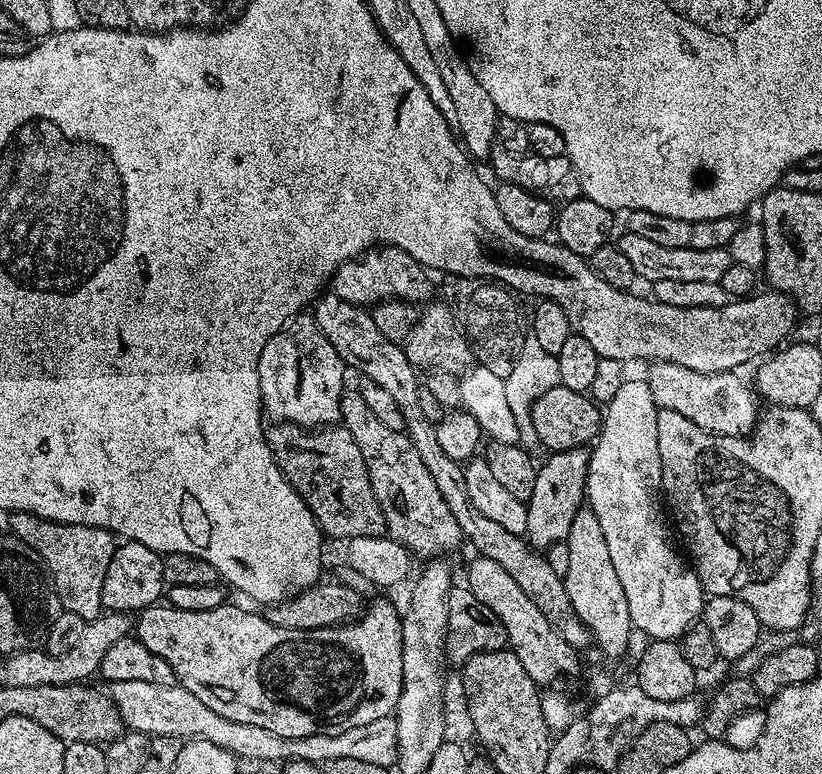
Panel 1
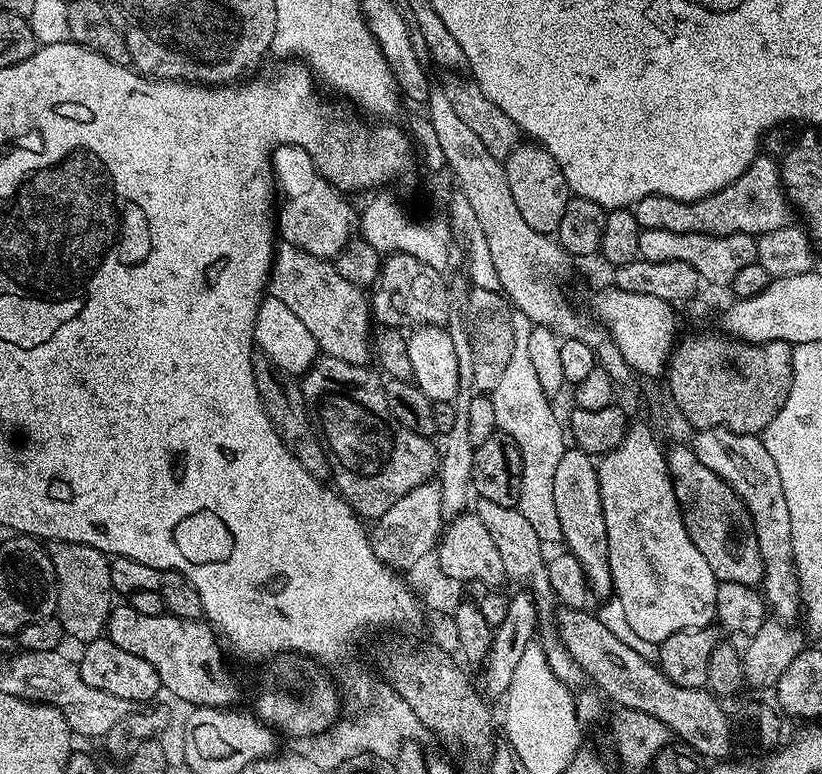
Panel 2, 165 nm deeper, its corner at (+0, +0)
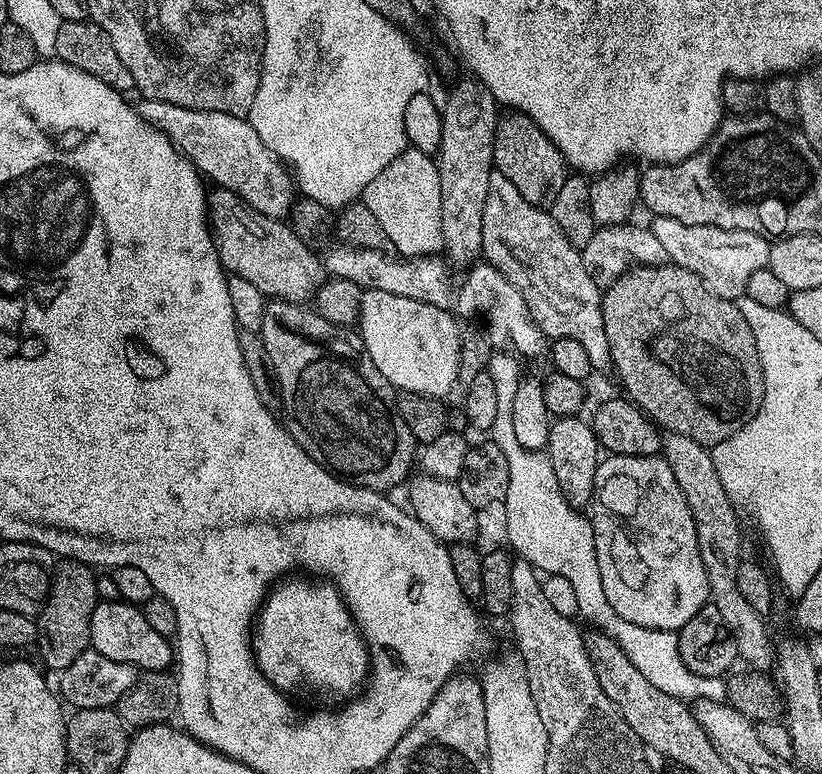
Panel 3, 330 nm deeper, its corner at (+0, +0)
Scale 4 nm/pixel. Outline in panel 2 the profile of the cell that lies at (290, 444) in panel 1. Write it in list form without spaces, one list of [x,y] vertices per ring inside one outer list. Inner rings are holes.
[[[259,350],[252,353],[252,373],[254,386],[258,386],[258,398],[274,430],[280,435],[282,442],[290,450],[290,454],[294,454],[294,458],[302,462],[302,466],[311,476],[315,476],[317,480],[327,481],[330,476],[328,454],[324,451],[323,443],[314,431],[314,421],[309,413],[308,405],[304,403],[304,396],[300,393],[299,383],[277,370]]]

